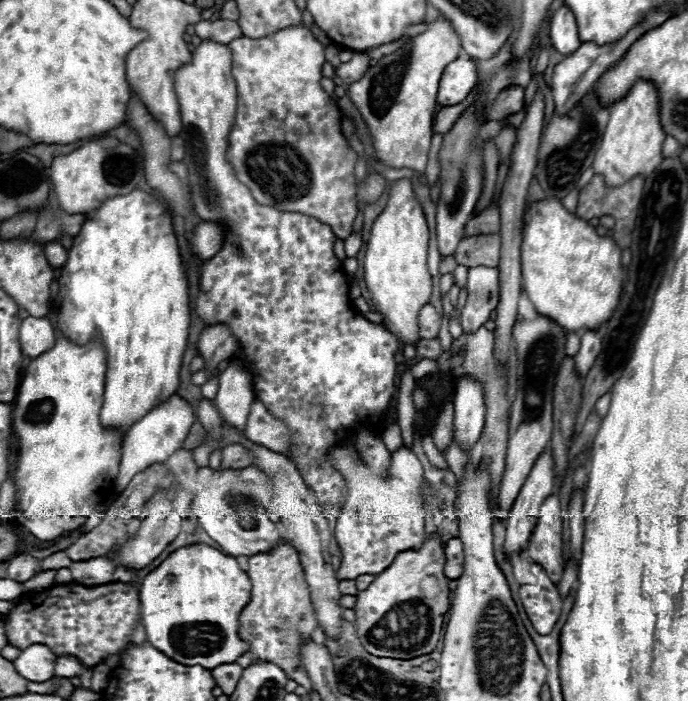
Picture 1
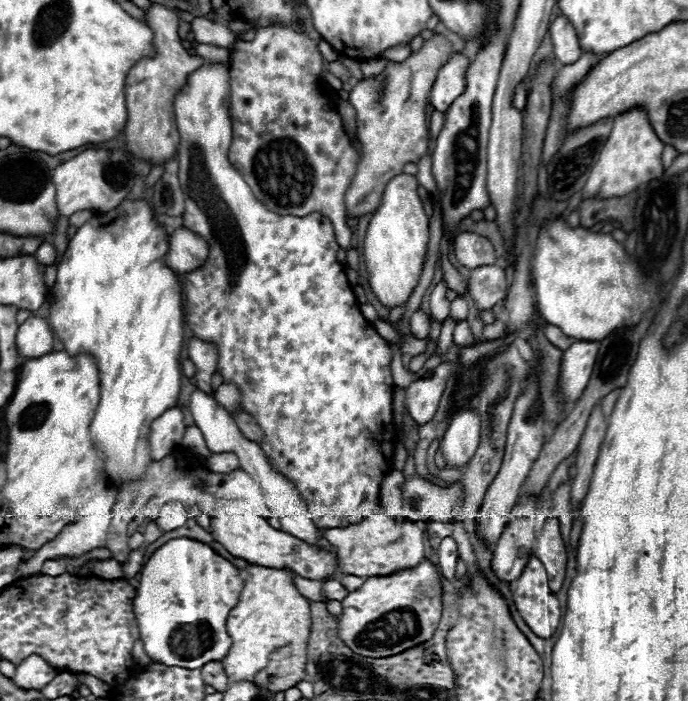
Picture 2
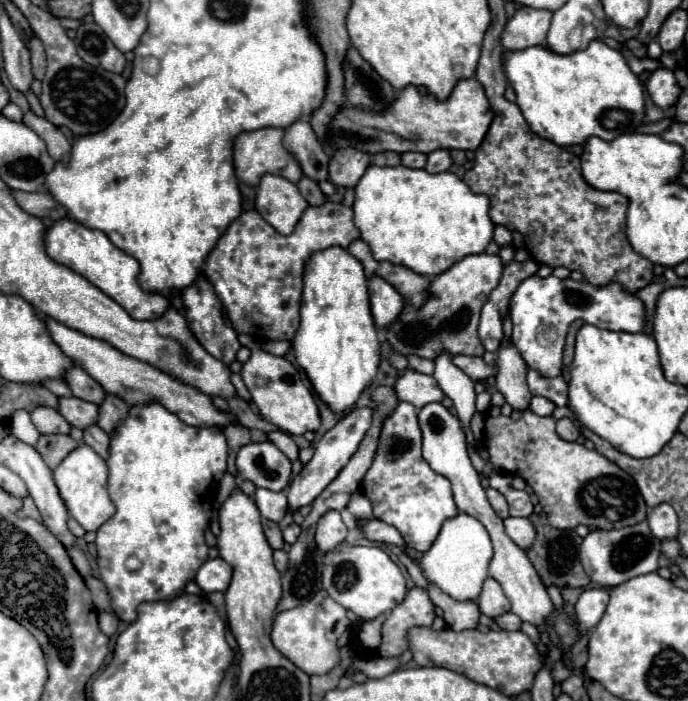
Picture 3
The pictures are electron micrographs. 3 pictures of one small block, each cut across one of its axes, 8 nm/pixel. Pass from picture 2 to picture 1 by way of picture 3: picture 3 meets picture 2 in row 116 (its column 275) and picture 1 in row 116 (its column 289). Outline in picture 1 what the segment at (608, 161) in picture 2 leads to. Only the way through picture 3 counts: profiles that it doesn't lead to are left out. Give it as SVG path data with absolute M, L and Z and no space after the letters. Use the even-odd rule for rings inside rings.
M640 80L622 100L610 104L610 120L602 136L602 144L596 152L596 160L592 164L594 174L604 176L604 184L620 186L626 184L632 176L650 176L662 160L662 142L666 138L660 126L660 108L658 108L658 92L656 88Z

